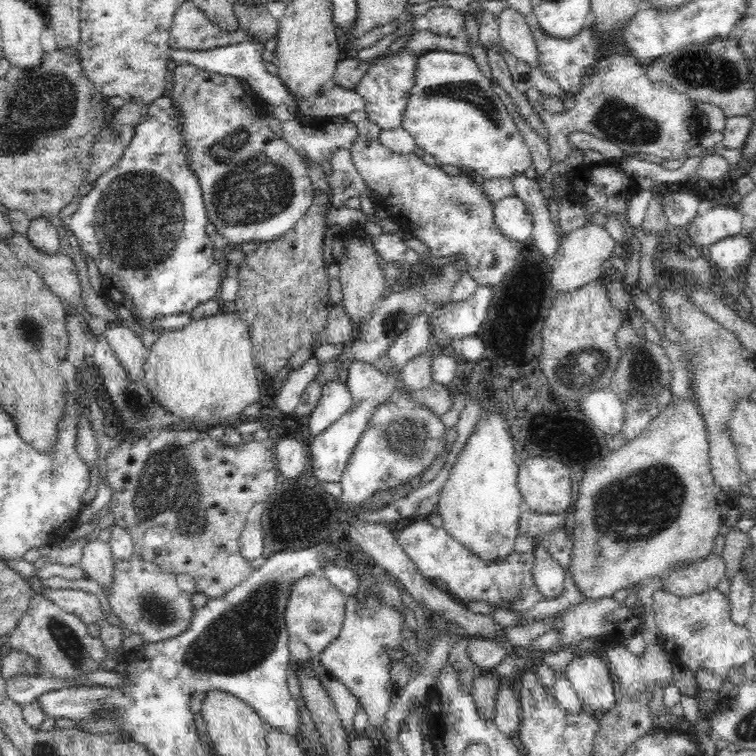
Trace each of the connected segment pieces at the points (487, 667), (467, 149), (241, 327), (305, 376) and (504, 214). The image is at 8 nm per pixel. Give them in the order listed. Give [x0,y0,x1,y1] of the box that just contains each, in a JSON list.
[[467,637,510,672],[401,52,533,180],[144,308,261,423],[275,360,324,416],[494,195,534,244]]

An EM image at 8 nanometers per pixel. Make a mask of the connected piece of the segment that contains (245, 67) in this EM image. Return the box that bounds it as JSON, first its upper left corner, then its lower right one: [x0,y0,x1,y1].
[170,38,296,106]

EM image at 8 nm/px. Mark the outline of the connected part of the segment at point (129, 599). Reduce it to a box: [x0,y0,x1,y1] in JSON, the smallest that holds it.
[103,554,196,643]

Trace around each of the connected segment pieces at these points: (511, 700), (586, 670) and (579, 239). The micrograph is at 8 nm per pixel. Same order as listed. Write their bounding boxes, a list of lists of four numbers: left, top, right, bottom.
[[495,679,519,735],[565,652,617,713],[550,221,616,294]]

